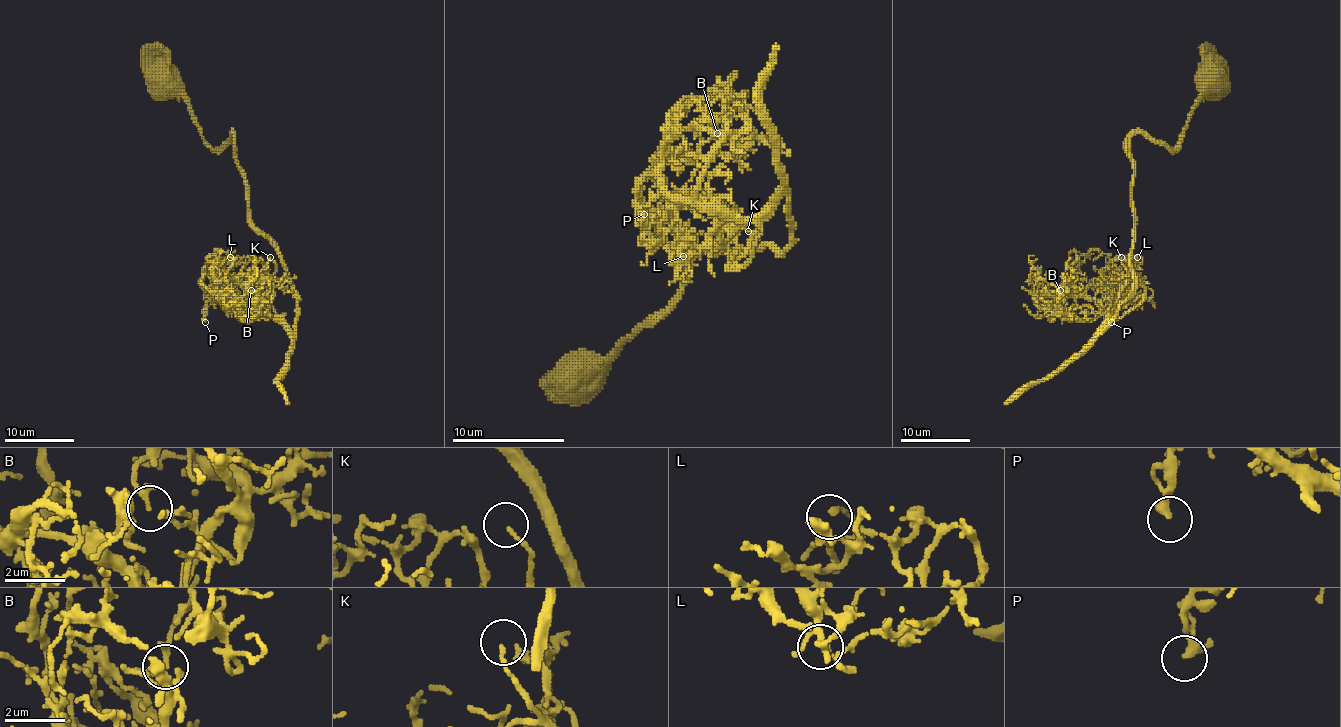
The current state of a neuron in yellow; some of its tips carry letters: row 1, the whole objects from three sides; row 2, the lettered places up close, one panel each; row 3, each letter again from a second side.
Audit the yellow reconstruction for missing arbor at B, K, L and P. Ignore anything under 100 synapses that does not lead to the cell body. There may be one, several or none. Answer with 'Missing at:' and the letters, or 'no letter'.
Missing at: no letter

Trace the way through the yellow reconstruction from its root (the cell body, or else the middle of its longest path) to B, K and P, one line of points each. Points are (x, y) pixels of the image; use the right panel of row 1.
B: (1214, 81), (1174, 149), (1130, 138), (1118, 313), (1067, 318), (1067, 275), (1060, 290)
K: (1214, 81), (1174, 149), (1141, 133), (1130, 138), (1134, 285), (1099, 331), (1128, 313), (1146, 290), (1121, 257)
P: (1214, 81), (1174, 149), (1130, 138), (1134, 285), (1099, 331), (1113, 317), (1107, 297), (1120, 303), (1111, 322)

